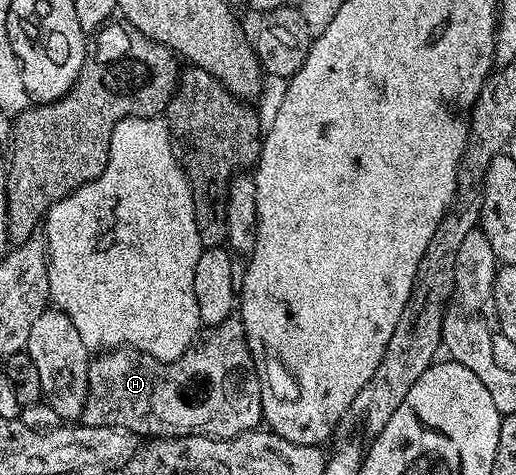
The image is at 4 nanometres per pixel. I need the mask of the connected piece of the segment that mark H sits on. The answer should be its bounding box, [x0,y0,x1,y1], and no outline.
[82,316,264,438]

